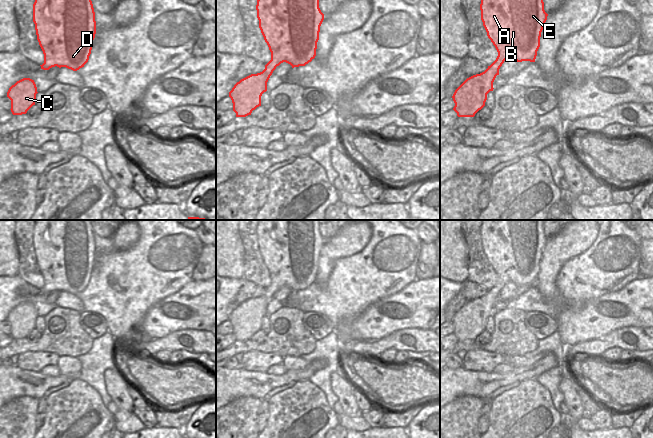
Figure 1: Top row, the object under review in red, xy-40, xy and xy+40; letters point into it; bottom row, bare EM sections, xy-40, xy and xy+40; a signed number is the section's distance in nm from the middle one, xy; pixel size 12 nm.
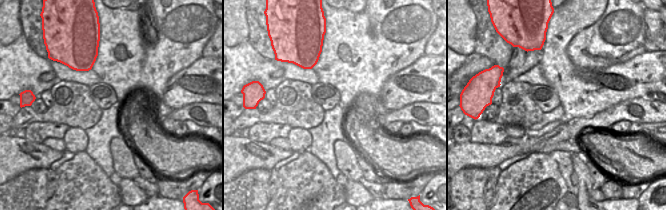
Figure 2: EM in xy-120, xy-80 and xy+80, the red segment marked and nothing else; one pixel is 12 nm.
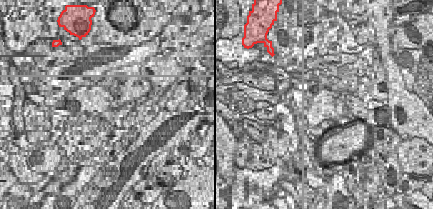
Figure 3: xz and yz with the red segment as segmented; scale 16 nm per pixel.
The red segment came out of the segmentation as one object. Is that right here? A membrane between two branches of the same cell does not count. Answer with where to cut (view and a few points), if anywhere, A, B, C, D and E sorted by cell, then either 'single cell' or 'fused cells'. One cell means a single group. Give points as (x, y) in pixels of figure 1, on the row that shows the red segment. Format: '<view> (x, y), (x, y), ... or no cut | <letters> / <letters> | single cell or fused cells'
no cut | A B C D E | single cell

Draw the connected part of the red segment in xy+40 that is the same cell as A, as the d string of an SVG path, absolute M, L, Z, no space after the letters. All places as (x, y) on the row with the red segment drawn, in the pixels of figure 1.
M481 0L480 10L483 26L498 56L484 72L467 78L455 90L452 96L455 103L453 110L458 117L474 117L485 106L487 94L493 91L493 82L506 59L535 62L541 32L548 16L543 0Z

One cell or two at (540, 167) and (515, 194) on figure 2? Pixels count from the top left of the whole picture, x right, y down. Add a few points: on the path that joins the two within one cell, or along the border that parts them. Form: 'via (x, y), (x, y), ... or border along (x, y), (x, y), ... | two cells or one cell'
border along (549, 172), (540, 183), (515, 173), (507, 194) | two cells

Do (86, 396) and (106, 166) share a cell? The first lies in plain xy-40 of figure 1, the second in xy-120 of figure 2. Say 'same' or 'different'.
different

